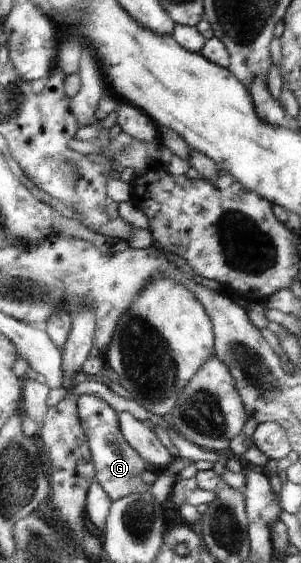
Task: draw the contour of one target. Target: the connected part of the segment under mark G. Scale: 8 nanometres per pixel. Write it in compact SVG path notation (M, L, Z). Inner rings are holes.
M83 394L77 397L77 410L95 467L93 482L105 488L112 501L118 501L131 493L146 489L141 476L146 469L146 462L124 439L119 428L118 414L112 407L93 394Z

